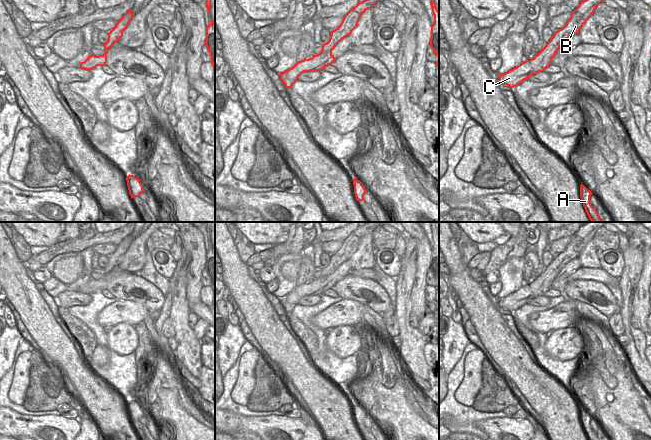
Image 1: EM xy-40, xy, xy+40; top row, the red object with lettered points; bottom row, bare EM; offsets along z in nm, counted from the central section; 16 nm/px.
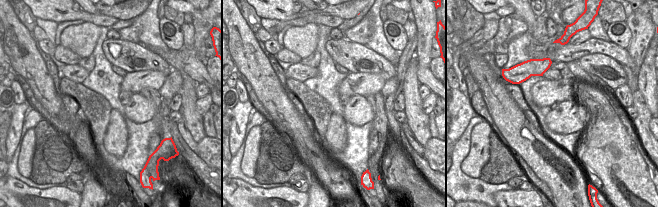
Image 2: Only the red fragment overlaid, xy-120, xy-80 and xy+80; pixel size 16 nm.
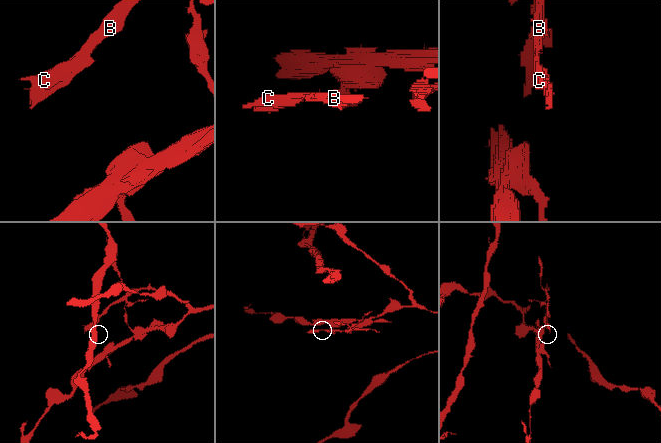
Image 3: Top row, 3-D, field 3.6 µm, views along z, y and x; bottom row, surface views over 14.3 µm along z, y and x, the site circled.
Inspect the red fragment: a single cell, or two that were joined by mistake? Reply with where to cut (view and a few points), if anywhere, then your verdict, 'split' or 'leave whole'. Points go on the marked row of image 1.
cut none; leave whole

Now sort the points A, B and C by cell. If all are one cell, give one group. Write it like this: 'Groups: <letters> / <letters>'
Groups: A B C

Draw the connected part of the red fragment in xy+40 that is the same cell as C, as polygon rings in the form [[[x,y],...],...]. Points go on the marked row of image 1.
[[[583,0],[579,6],[572,11],[570,19],[566,25],[555,31],[551,40],[546,46],[532,59],[522,62],[517,67],[509,70],[504,74],[500,74],[500,83],[514,88],[524,80],[528,80],[530,76],[544,72],[551,65],[553,57],[569,37],[578,34],[586,21],[592,16],[596,7],[604,0]]]

